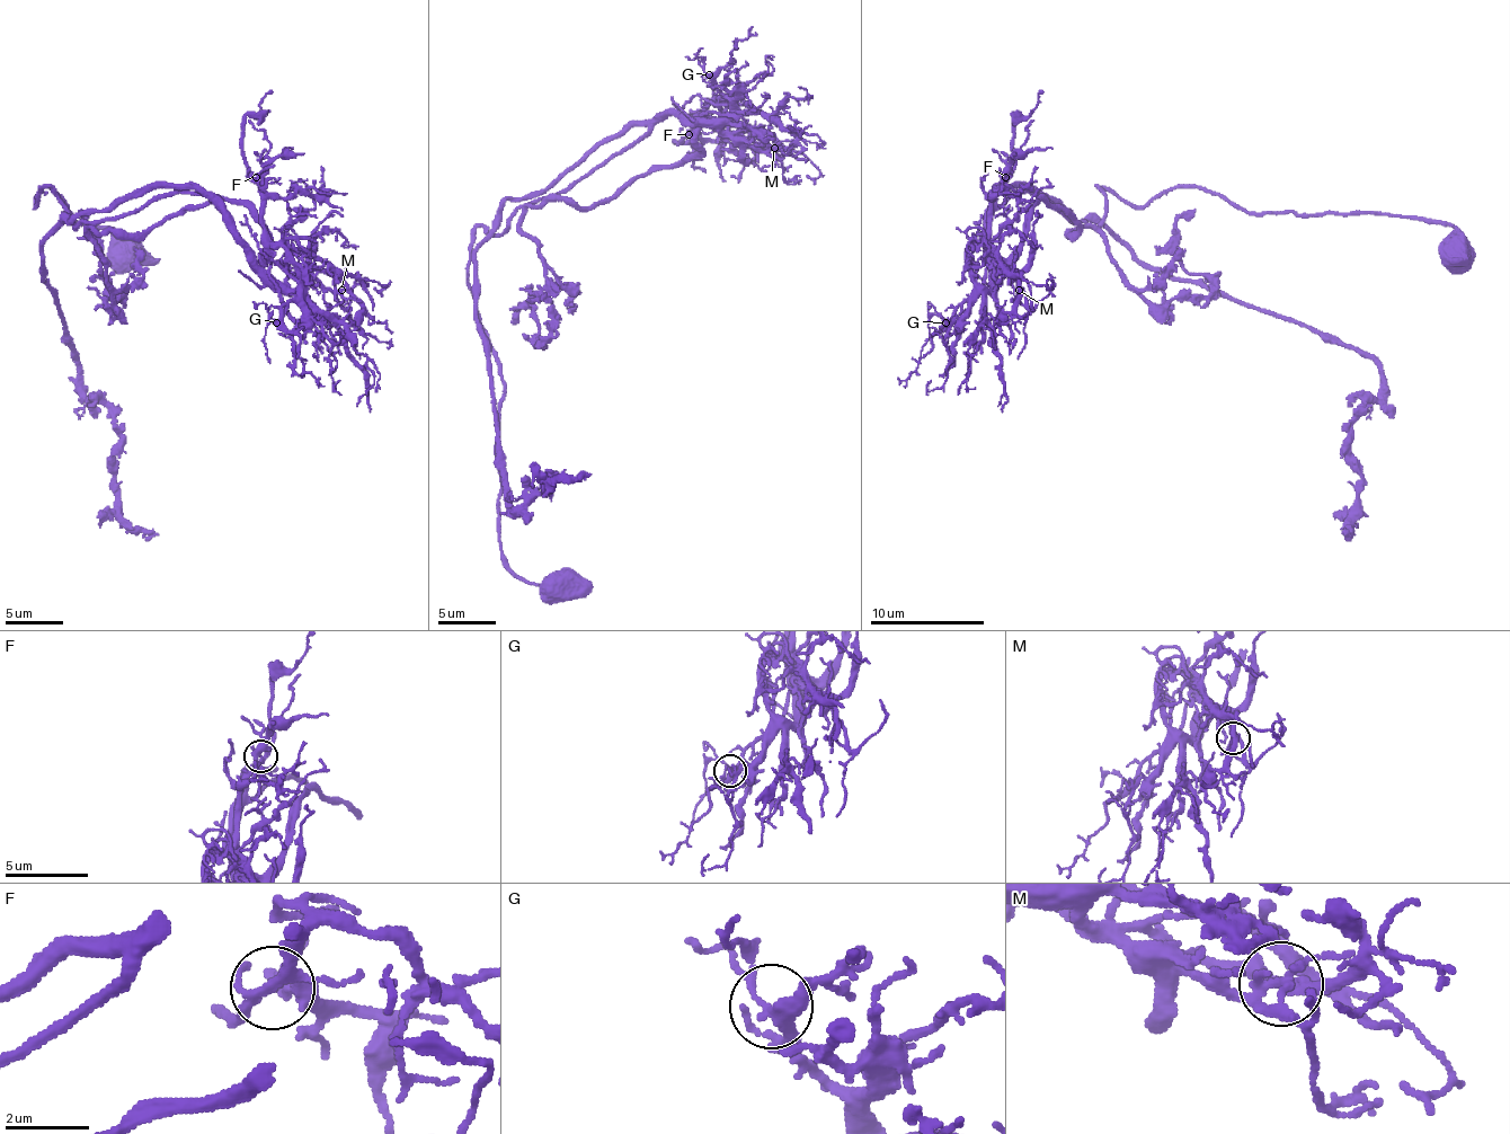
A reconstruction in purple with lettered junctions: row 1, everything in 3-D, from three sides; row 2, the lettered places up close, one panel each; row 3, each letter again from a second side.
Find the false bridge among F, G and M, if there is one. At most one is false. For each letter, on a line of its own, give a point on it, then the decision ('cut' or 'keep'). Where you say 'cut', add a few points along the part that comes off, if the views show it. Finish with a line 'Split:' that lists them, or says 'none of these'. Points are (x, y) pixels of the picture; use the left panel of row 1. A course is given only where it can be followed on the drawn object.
F: place (256, 177); keep
G: place (276, 322); keep
M: place (342, 290); cut; course (342, 291), (271, 263), (265, 226), (224, 200), (131, 233), (88, 228), (113, 302), (82, 207)
Split: M

